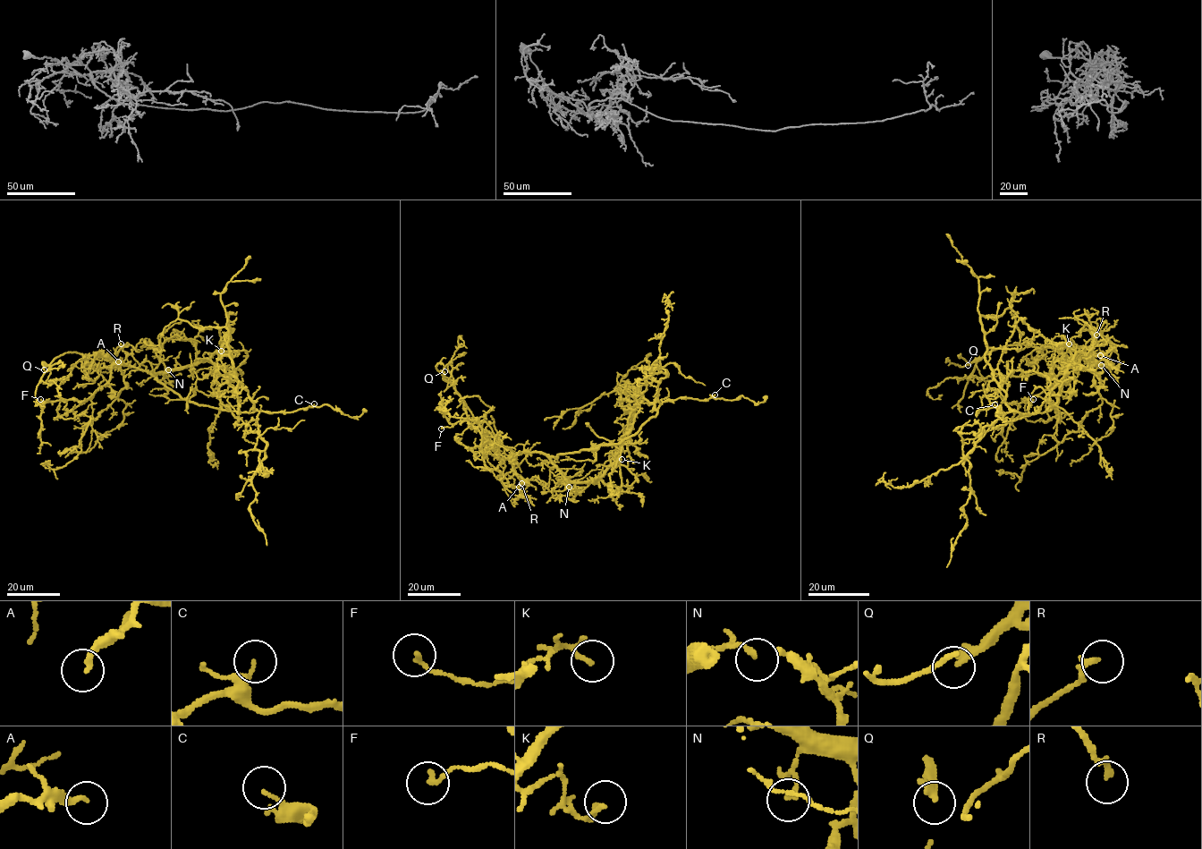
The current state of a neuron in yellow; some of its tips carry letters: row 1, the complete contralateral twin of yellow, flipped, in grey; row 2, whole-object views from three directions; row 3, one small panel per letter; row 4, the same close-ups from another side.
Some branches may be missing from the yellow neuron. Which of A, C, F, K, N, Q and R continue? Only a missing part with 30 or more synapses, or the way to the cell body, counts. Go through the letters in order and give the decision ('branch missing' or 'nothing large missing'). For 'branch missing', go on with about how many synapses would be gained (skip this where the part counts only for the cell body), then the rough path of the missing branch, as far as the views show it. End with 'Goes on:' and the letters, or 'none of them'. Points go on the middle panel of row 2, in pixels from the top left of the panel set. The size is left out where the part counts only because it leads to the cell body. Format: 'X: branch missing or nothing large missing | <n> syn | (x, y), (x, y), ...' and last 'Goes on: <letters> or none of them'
A: branch missing | 30 syn | (519, 487), (517, 489), (514, 479), (506, 476)
C: nothing large missing
F: nothing large missing
K: nothing large missing
N: nothing large missing
Q: branch missing
R: nothing large missing
Goes on: A, Q

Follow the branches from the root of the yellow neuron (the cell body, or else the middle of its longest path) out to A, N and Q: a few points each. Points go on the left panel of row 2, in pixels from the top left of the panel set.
A: (181, 395), (144, 370), (123, 364), (111, 367), (122, 361), (118, 361)
N: (181, 395), (150, 373), (168, 369)
Q: (181, 395), (147, 372), (116, 364), (98, 353), (84, 356), (68, 352), (44, 366), (44, 369)

